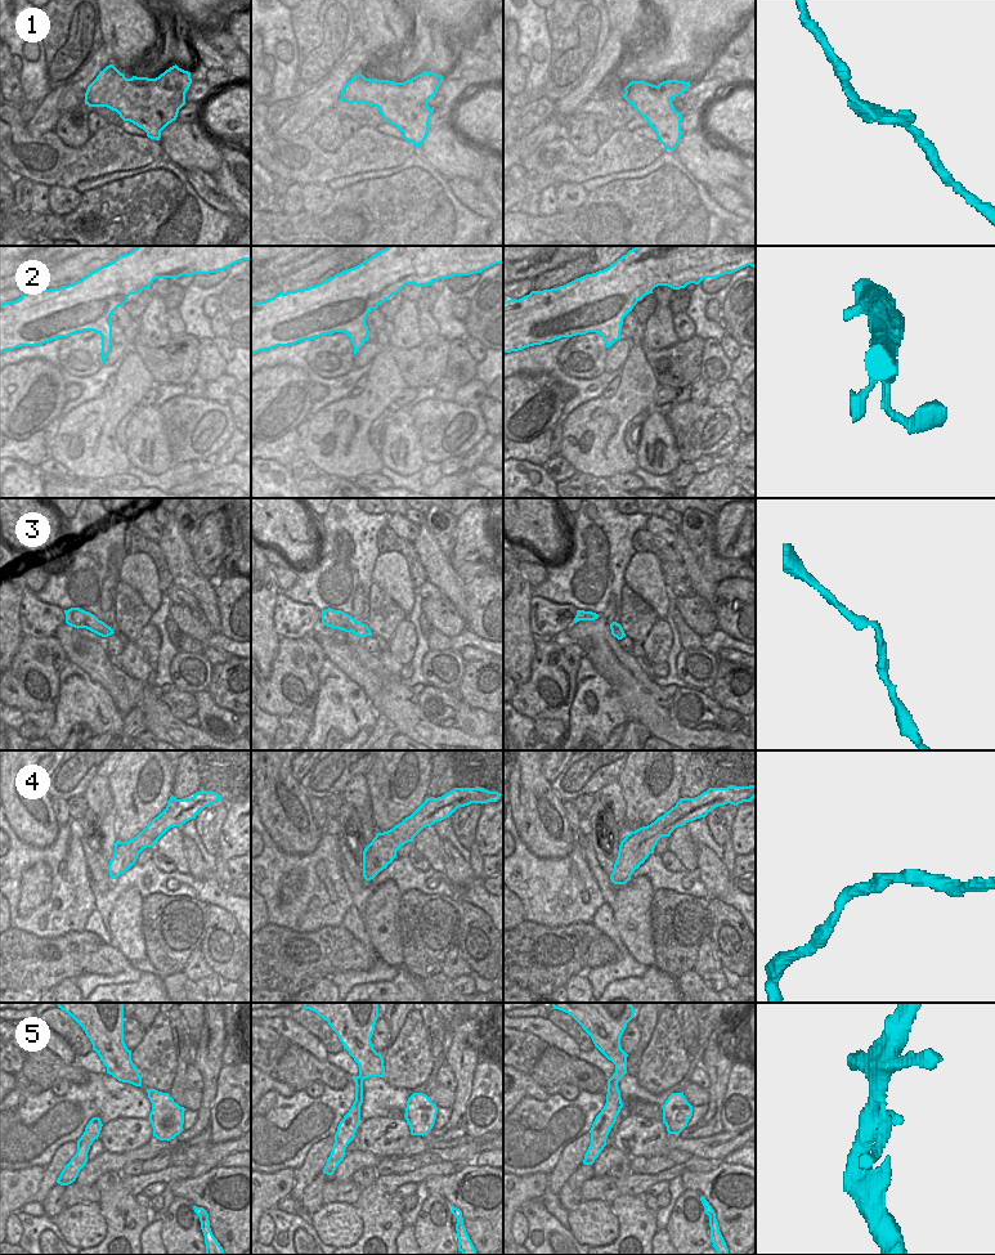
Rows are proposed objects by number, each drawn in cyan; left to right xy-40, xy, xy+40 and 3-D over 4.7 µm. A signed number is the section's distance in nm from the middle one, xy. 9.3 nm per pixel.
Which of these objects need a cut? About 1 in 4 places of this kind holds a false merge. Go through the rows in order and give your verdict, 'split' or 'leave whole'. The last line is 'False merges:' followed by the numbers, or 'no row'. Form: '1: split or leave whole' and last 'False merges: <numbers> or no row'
1: split
2: leave whole
3: leave whole
4: leave whole
5: split
False merges: 1, 5

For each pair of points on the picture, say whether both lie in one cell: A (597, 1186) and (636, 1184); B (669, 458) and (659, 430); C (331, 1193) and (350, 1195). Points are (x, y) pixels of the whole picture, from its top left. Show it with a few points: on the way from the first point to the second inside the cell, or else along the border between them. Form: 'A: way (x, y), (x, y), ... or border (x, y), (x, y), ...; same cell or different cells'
A: way (606, 1191), (627, 1184); same cell
B: way (668, 452), (668, 446), (660, 436); same cell
C: way (336, 1193), (345, 1195); same cell

